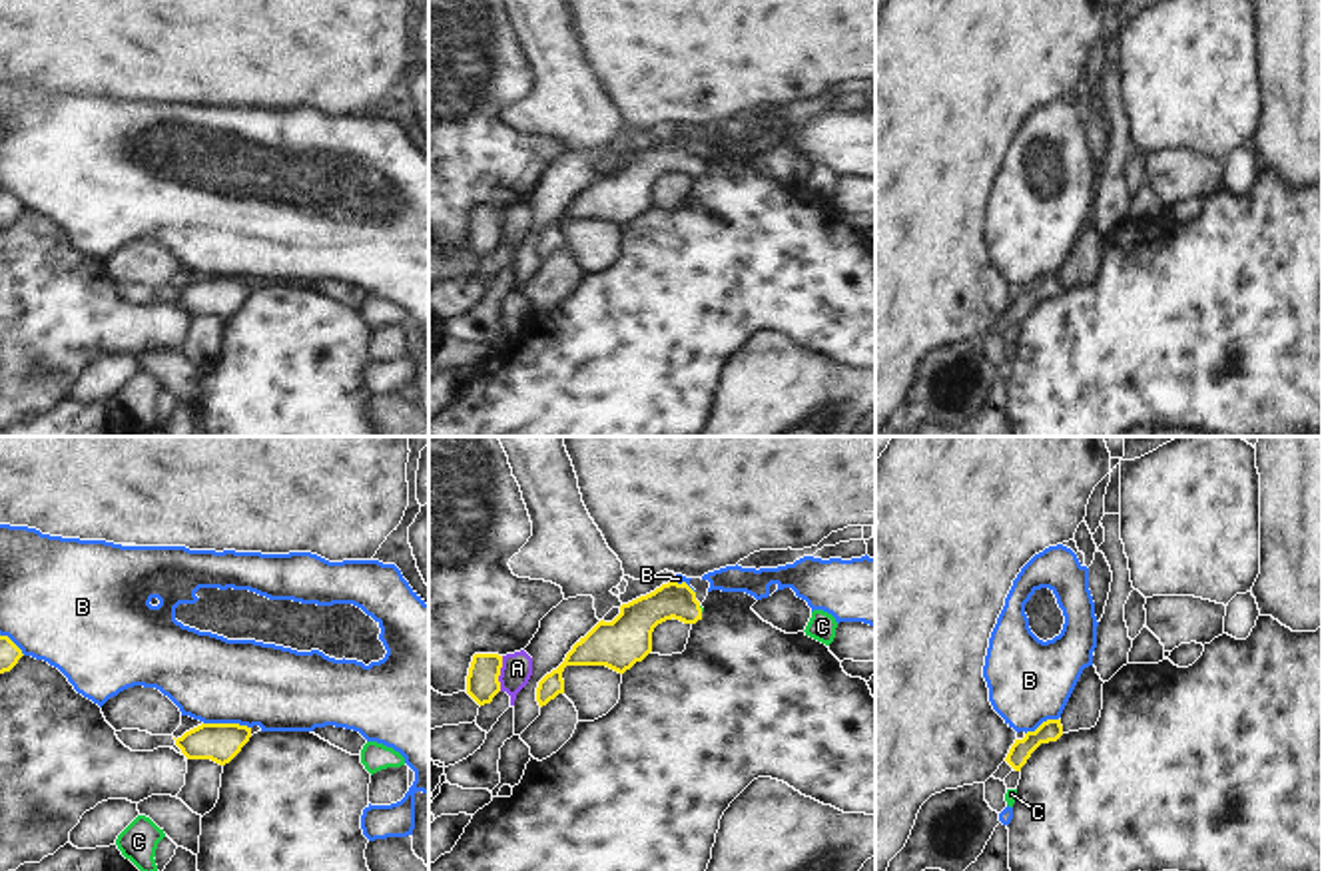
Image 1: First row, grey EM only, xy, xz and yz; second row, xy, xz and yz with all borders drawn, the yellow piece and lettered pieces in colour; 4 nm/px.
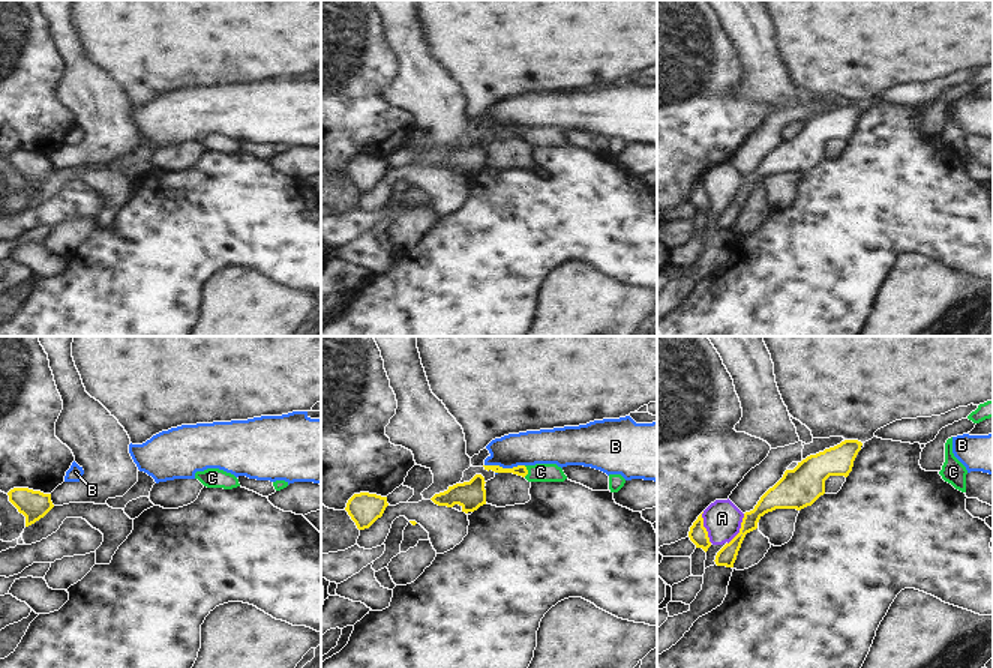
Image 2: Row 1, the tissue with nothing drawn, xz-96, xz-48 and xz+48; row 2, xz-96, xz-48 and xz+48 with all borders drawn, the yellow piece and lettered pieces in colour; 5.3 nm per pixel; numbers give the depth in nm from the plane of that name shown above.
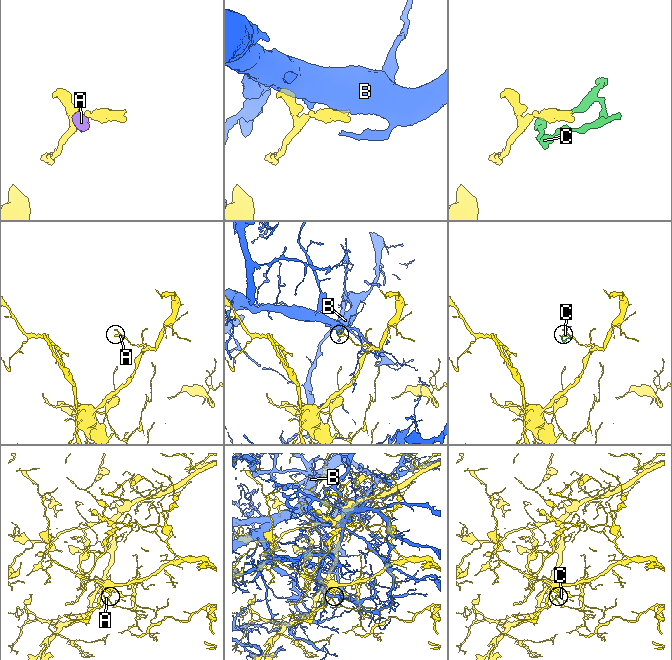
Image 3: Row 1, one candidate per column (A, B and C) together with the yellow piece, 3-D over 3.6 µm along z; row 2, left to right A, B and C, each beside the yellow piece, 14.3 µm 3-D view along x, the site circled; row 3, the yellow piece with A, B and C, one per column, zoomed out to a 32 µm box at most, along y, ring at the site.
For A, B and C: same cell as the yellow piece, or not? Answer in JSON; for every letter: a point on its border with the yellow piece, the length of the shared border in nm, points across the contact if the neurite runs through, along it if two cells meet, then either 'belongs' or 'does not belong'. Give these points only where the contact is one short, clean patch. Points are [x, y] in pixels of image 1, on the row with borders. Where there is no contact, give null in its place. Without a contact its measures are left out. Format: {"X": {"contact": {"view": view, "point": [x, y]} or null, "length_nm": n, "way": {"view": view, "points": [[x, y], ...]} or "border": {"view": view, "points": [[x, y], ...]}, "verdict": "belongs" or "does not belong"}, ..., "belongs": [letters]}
{"A": {"contact": {"view": "xz", "point": [499, 674]}, "length_nm": 140, "border": {"view": "xz", "points": [[503, 656], [499, 690]]}, "verdict": "does not belong"}, "B": {"contact": {"view": "xy", "point": [228, 724]}, "length_nm": 190, "verdict": "does not belong"}, "C": {"contact": {"view": "xz", "point": [700, 608]}, "length_nm": 30, "way": {"view": "xz", "points": [[641, 616], [653, 608], [700, 608], [700, 606]]}, "verdict": "belongs"}, "belongs": ["C"]}

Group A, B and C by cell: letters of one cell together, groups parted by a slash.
A / B / C

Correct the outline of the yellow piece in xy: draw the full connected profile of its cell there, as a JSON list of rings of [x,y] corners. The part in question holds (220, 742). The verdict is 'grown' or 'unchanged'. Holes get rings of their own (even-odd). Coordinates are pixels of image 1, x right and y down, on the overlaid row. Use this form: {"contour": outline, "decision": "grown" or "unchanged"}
{"contour": [[[201,724],[181,737],[175,745],[187,759],[211,759],[219,765],[229,763],[249,741],[251,727],[239,724]]], "decision": "unchanged"}

